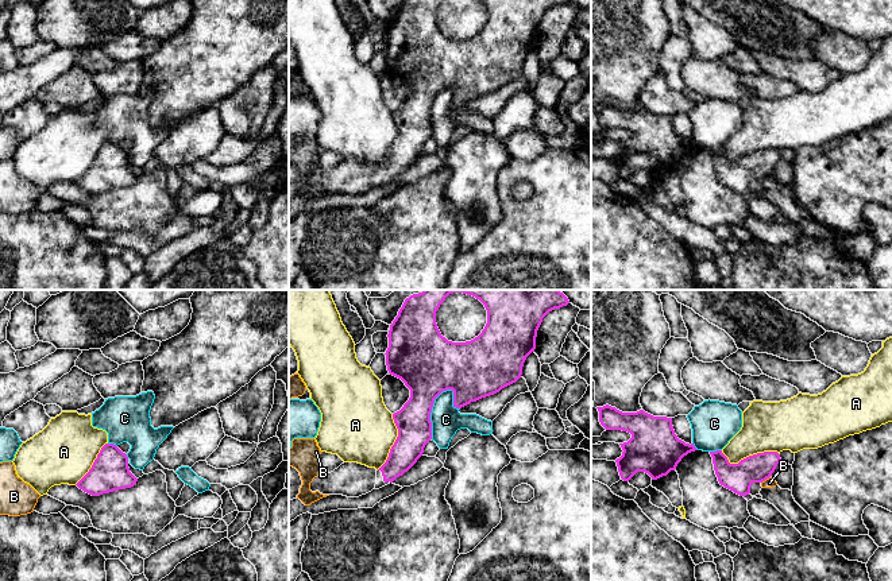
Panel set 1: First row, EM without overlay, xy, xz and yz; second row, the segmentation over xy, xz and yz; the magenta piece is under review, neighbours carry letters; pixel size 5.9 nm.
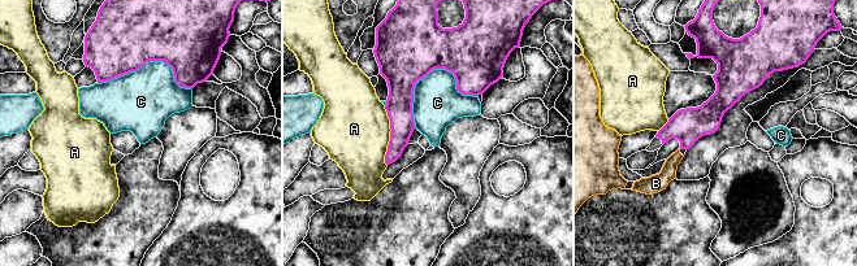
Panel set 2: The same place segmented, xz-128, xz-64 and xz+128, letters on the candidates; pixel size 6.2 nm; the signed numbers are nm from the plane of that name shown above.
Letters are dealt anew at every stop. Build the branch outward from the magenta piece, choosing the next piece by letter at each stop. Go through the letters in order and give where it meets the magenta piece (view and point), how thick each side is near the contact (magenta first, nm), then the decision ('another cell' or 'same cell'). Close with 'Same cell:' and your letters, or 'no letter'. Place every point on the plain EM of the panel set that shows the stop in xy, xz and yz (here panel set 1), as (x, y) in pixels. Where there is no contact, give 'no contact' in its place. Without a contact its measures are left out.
A: contact yz (748, 155); calibres 180 and 300 nm; another cell
B: contact yz (765, 177); calibres 180 and 60 nm; another cell
C: contact xz (431, 109); calibres 320 and 180 nm; another cell
Same cell: no letter

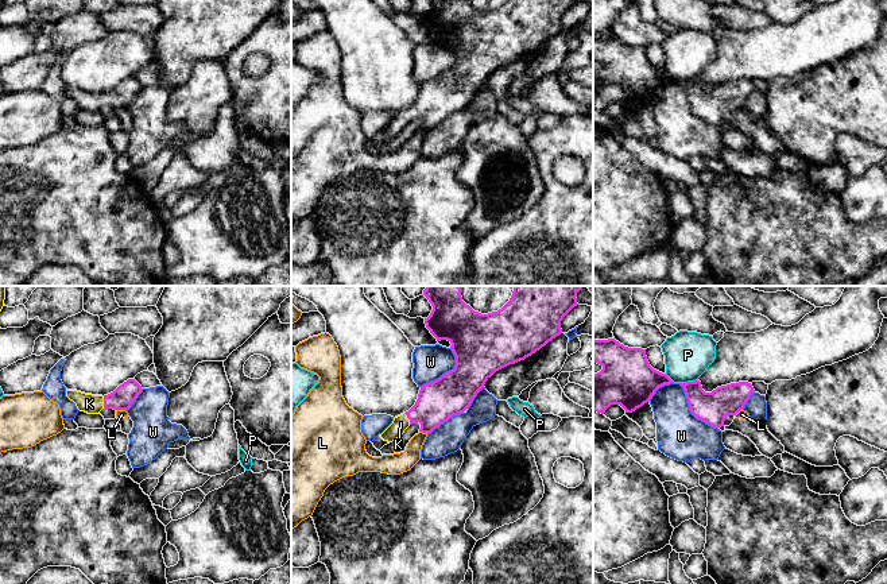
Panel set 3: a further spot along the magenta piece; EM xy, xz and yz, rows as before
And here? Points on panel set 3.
K: contact xy (104, 100); calibres 140 and 120 nm; same cell
L: contact xz (423, 130); calibres 240 and 130 nm; another cell
P: contact yz (688, 80); calibres 190 and 280 nm; another cell
W: contact yz (690, 108); calibres 190 and 280 nm; another cell
Same cell: K

